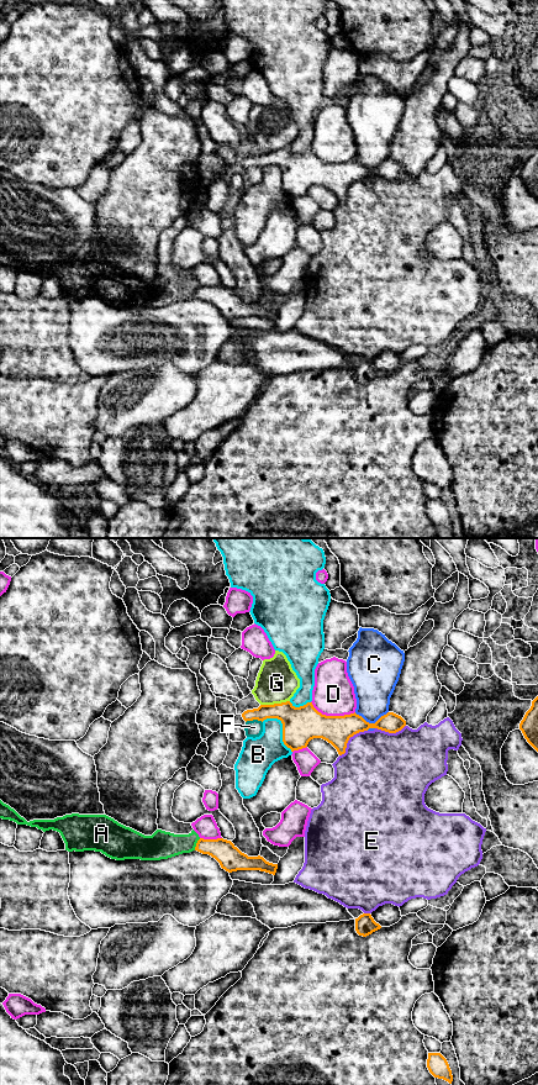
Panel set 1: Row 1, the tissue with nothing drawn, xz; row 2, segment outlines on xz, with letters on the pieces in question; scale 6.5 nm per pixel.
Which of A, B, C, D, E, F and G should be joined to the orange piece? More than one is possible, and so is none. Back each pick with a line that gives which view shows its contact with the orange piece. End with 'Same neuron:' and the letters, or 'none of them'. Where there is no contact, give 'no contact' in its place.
Same neuron: none of them

